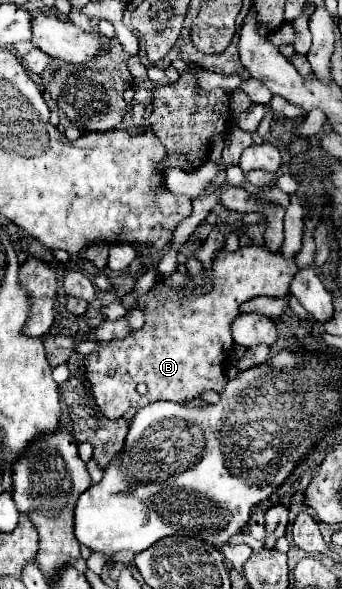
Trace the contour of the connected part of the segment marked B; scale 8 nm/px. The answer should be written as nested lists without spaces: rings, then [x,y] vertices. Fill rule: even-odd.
[[[250,245],[250,247],[240,247],[234,253],[218,251],[214,255],[212,263],[212,277],[206,277],[204,273],[196,277],[180,275],[178,271],[166,279],[160,279],[150,293],[142,295],[138,301],[138,307],[146,307],[146,323],[142,329],[132,331],[124,341],[110,341],[102,343],[98,353],[92,353],[86,357],[86,377],[92,385],[92,395],[100,411],[108,419],[118,419],[122,417],[130,407],[136,405],[148,405],[148,401],[158,401],[158,399],[178,399],[178,397],[196,397],[204,391],[222,391],[226,381],[222,377],[222,369],[226,365],[226,359],[230,357],[230,351],[234,347],[232,339],[232,321],[240,315],[240,305],[248,299],[268,295],[268,297],[284,297],[288,293],[288,287],[292,283],[292,277],[296,275],[298,267],[294,259],[286,259],[280,253],[270,253],[264,247]],[[212,283],[210,293],[196,293],[198,285]],[[138,383],[148,385],[146,395],[138,395],[136,387]]]

